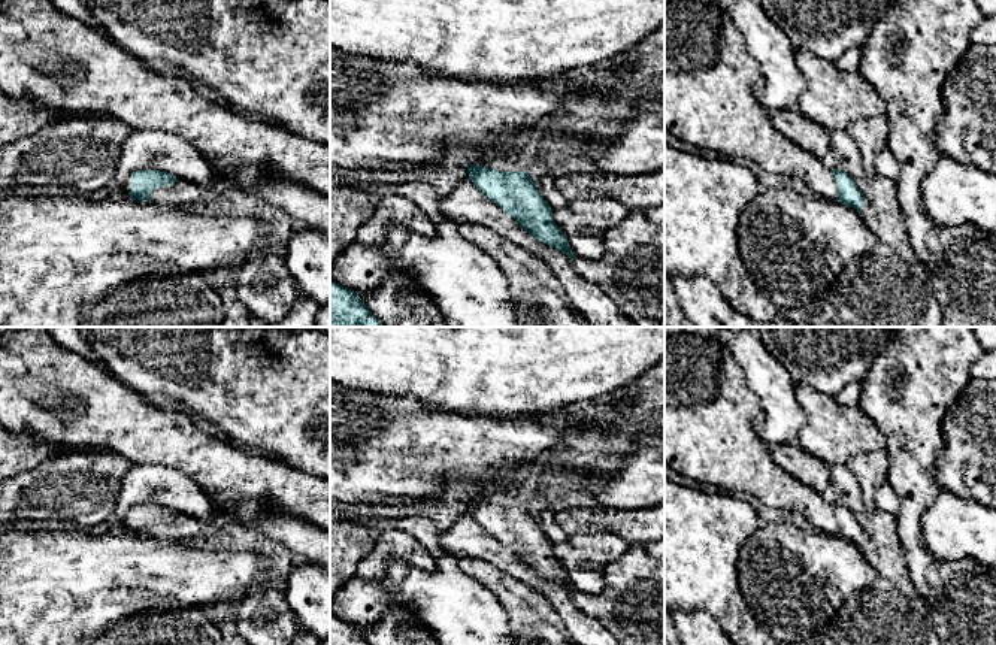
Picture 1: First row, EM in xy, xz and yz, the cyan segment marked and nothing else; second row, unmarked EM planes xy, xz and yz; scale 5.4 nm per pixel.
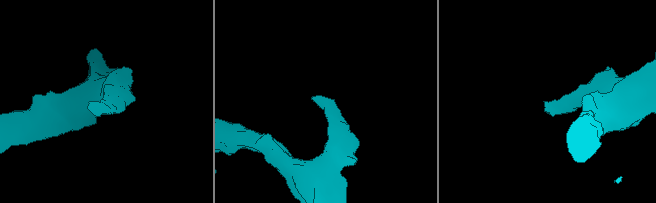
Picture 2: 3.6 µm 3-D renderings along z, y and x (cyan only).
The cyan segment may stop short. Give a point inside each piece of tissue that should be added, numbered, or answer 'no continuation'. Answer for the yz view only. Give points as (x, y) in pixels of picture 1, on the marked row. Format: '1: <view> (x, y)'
1: yz (710, 102)

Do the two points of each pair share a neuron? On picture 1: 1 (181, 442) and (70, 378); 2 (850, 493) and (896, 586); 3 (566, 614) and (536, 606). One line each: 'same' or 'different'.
1: same
2: same
3: different

